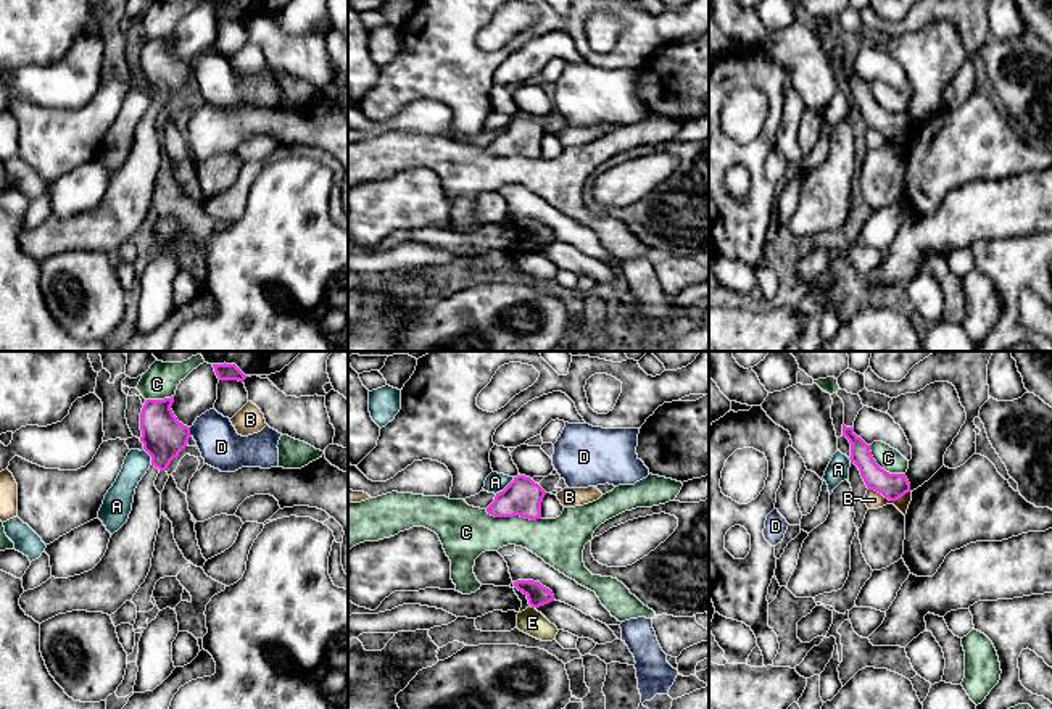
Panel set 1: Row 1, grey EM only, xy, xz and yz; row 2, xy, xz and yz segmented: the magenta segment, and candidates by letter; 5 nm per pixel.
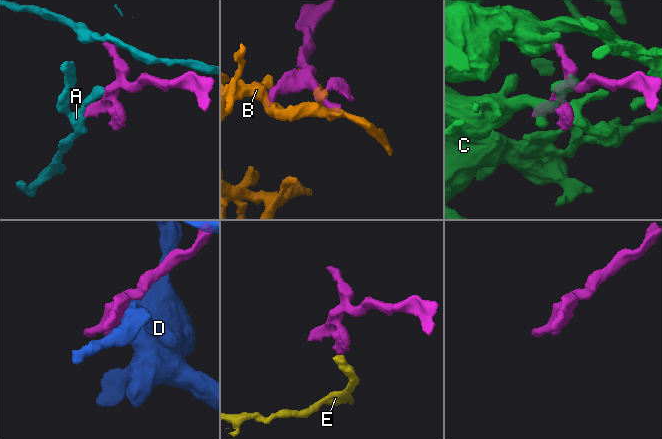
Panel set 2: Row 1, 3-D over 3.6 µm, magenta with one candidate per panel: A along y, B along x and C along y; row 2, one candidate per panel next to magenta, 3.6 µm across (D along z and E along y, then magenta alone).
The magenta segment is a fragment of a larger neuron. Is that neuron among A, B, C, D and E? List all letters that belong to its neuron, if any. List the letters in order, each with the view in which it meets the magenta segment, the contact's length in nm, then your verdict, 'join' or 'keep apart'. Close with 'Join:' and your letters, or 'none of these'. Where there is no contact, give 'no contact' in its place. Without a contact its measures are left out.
A: xz | 130 nm | keep apart
B: yz | 200 nm | keep apart
C: xz | 280 nm | keep apart
D: xy | 50 nm | keep apart
E: xz | 30 nm | keep apart
Join: none of these

